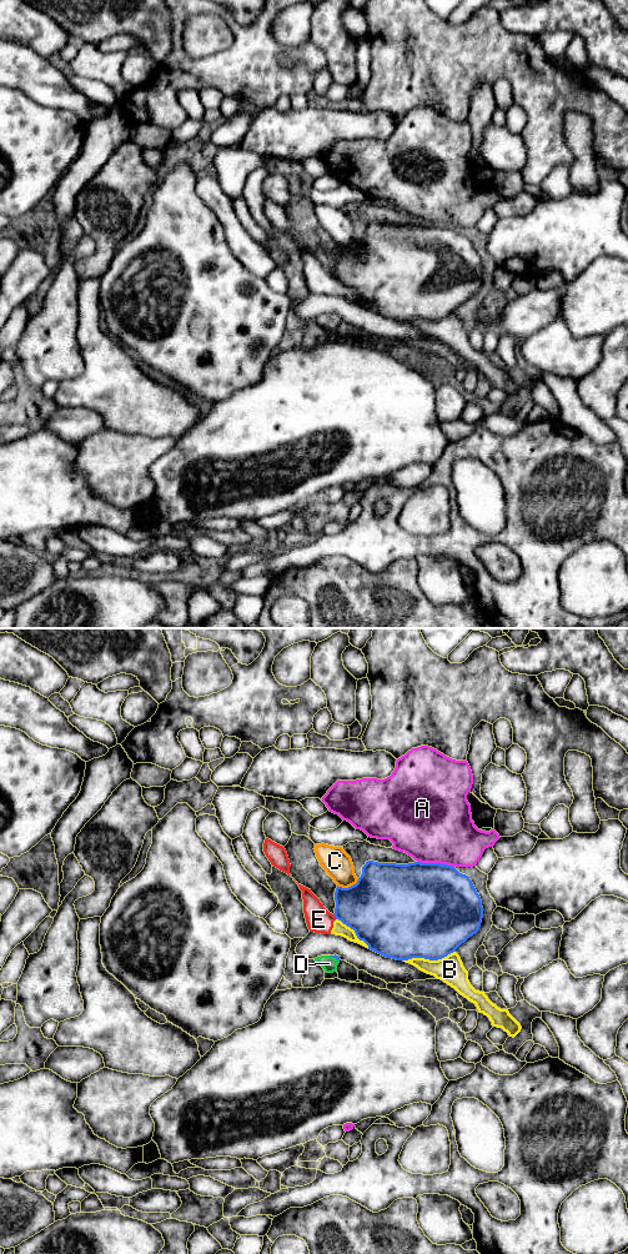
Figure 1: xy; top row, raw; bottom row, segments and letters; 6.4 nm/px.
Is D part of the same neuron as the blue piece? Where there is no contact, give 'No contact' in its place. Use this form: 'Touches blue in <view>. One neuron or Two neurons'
Touches blue in xy. One neuron

